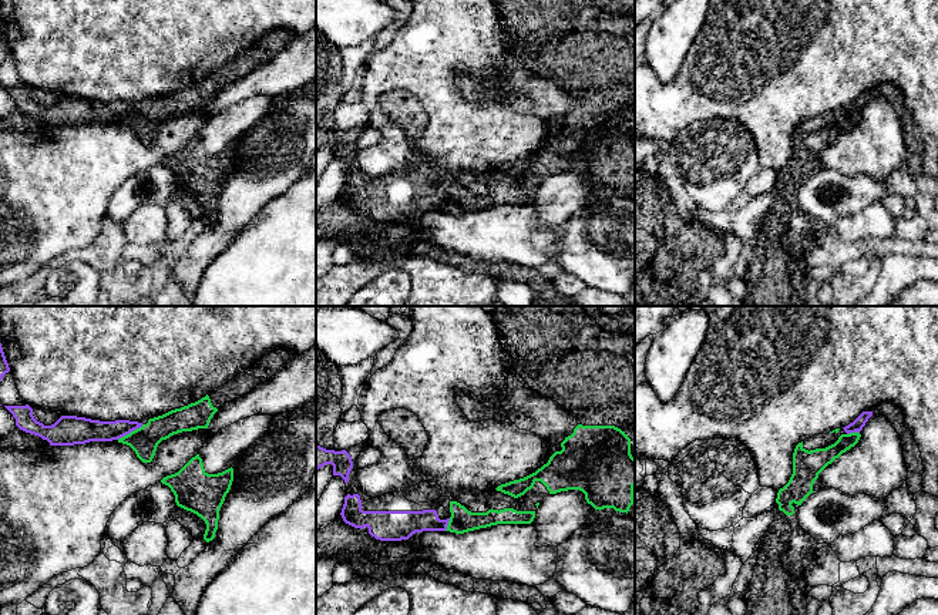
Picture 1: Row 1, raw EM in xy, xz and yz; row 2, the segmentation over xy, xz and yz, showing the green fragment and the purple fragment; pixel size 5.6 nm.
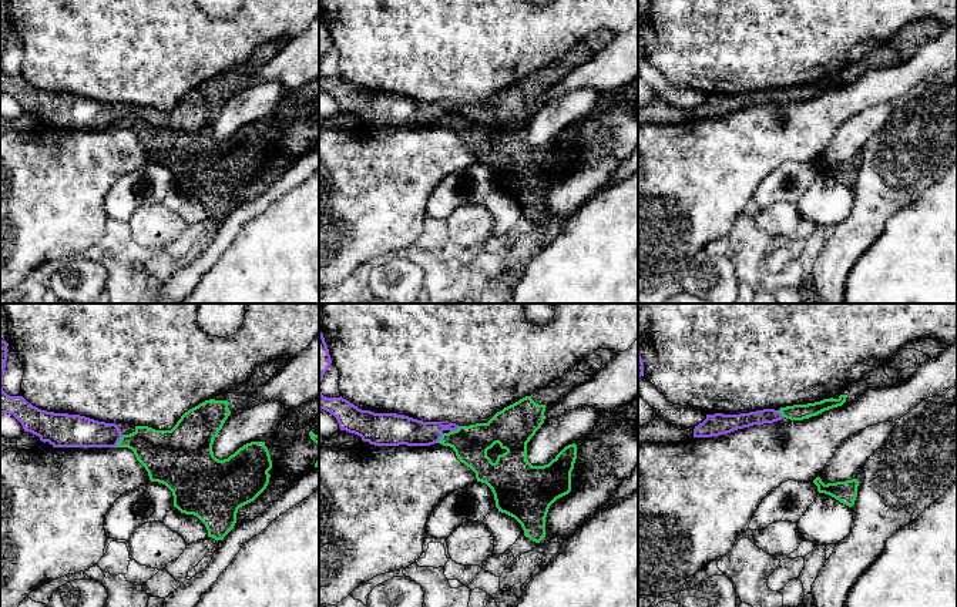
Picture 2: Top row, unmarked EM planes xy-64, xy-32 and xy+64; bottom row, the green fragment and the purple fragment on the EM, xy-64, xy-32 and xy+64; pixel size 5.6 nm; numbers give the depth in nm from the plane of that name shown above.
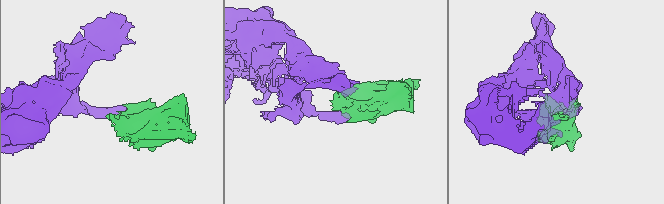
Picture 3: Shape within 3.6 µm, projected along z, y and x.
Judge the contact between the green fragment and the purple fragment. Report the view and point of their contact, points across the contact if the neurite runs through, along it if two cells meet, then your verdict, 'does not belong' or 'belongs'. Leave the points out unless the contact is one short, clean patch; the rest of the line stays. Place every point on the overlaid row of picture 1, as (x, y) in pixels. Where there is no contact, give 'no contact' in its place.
xy (131, 432) | across xy (144, 440), (131, 432), (87, 430) | belongs

